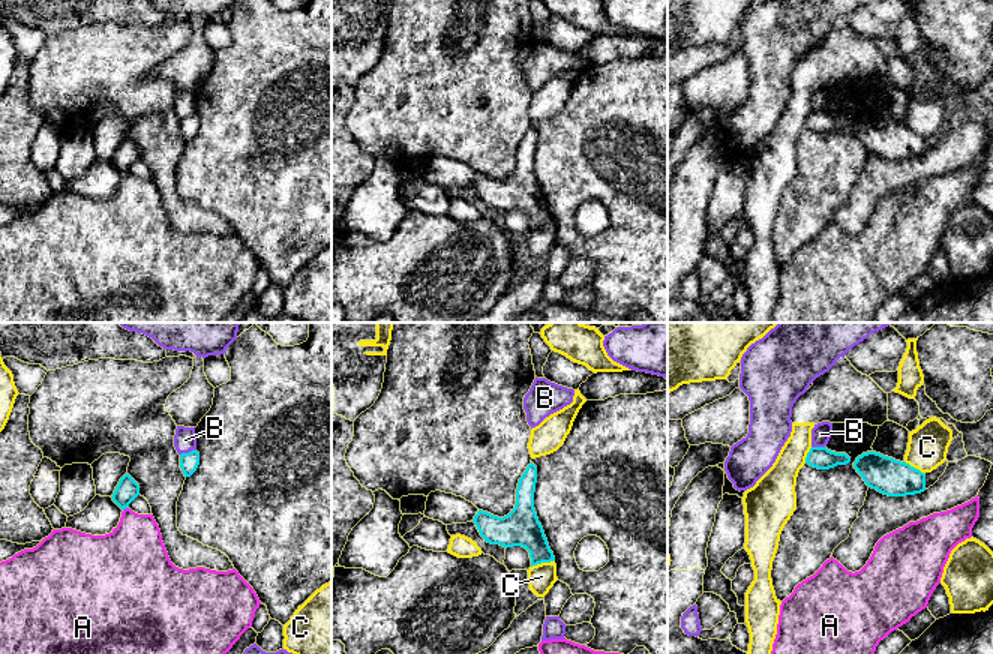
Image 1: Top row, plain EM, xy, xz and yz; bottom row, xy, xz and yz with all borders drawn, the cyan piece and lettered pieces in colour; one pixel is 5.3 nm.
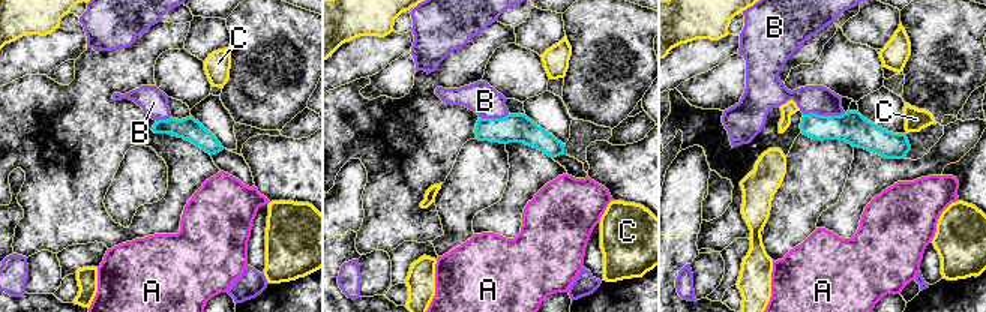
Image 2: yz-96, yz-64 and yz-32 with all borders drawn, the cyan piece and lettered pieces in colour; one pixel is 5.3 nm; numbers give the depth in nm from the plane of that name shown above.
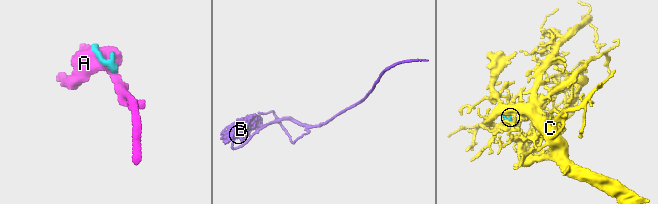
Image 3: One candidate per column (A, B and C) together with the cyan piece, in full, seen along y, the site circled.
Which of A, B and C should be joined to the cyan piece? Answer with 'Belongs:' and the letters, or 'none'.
Belongs: none

